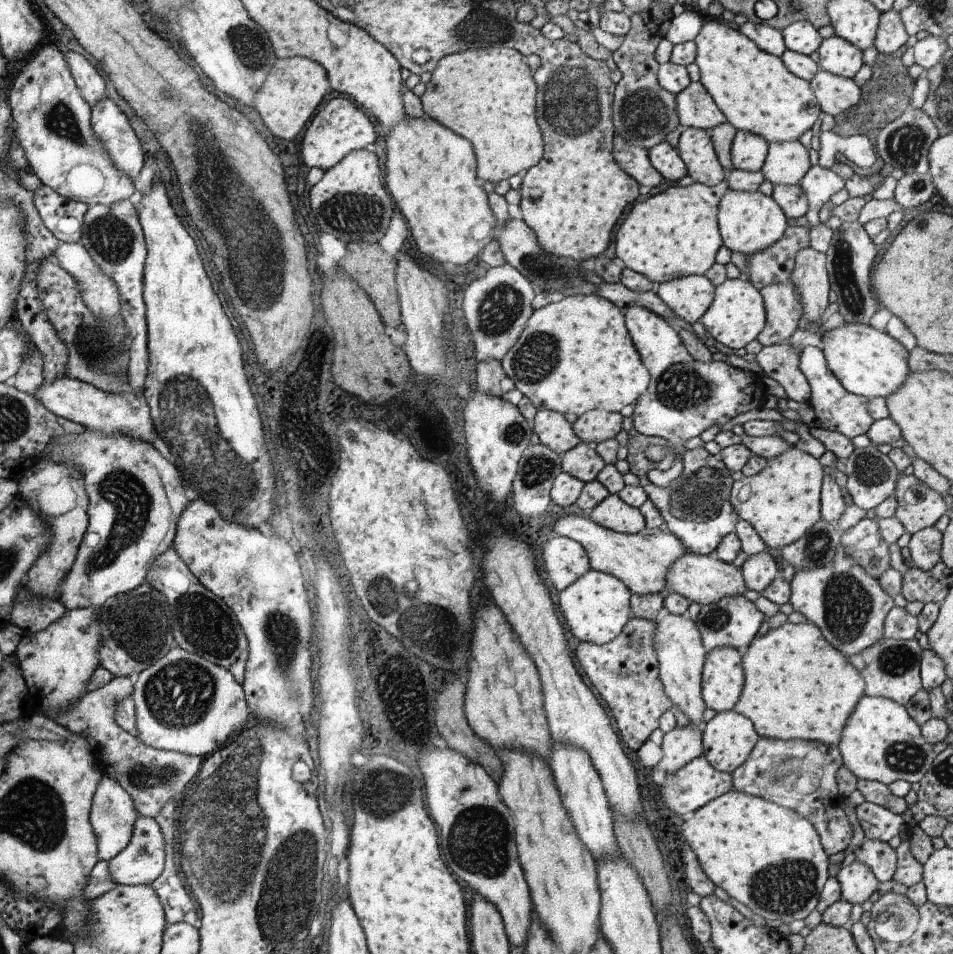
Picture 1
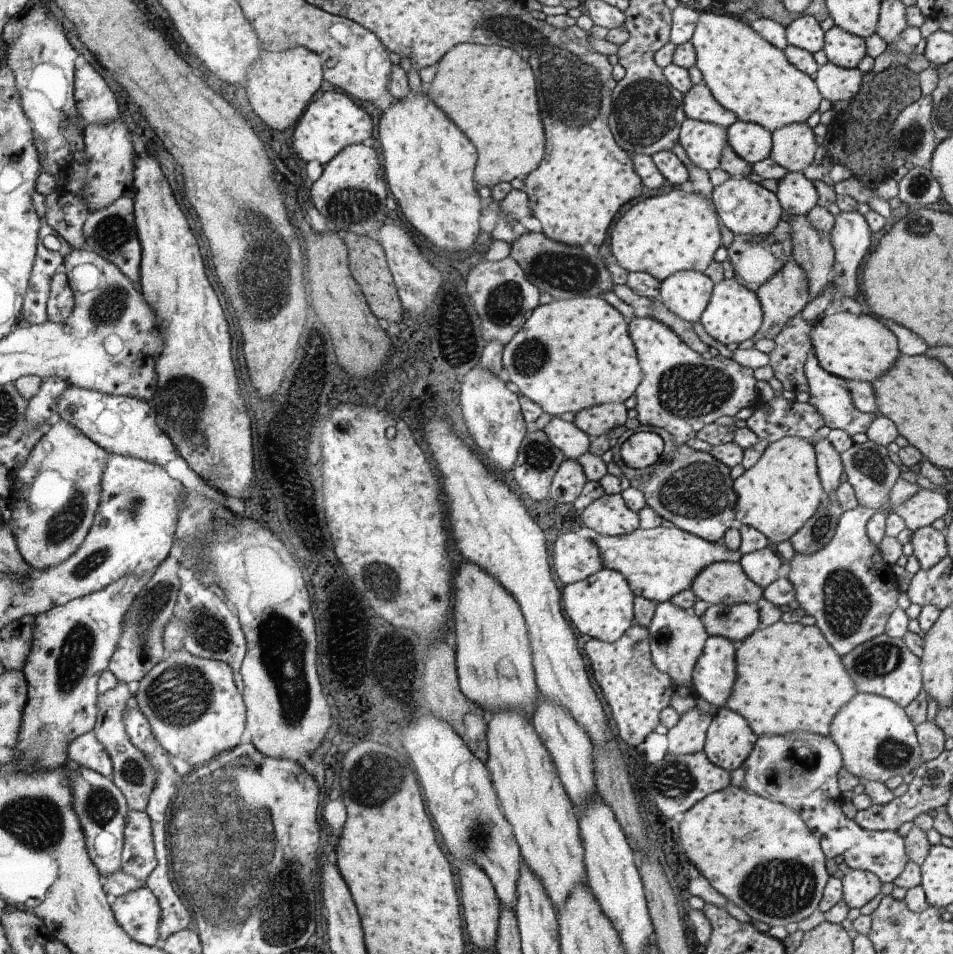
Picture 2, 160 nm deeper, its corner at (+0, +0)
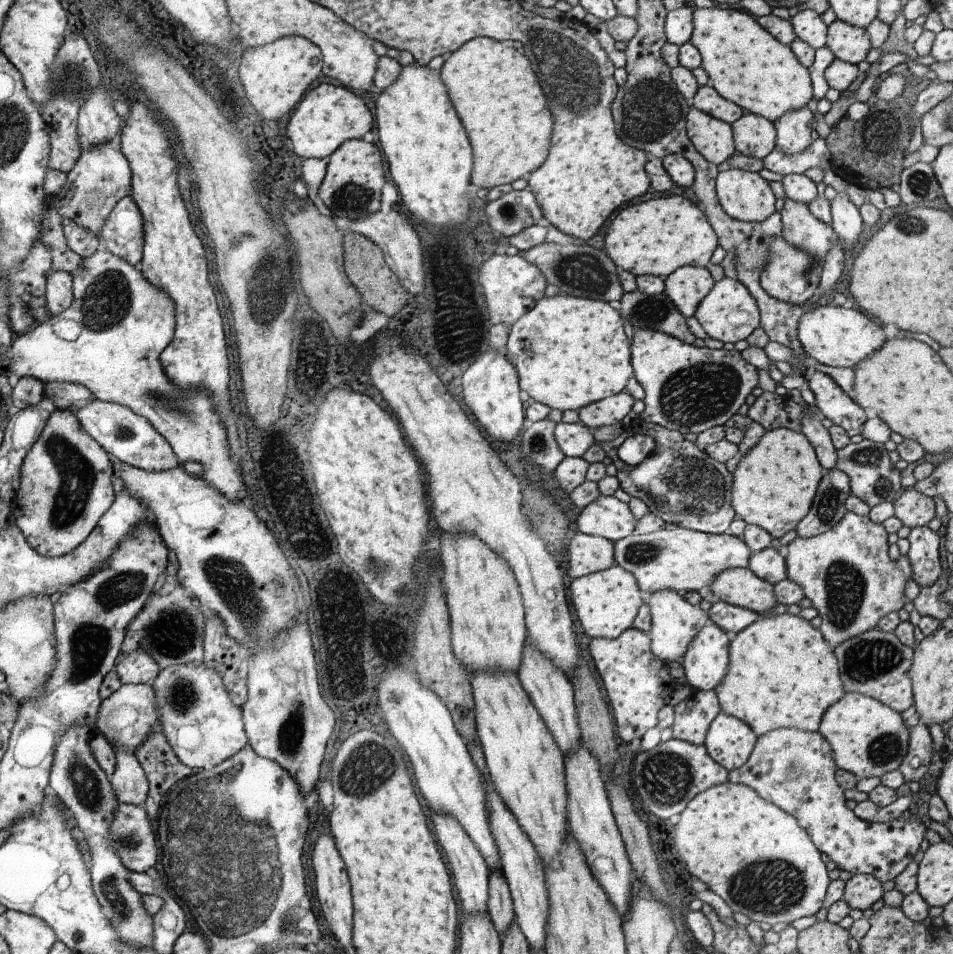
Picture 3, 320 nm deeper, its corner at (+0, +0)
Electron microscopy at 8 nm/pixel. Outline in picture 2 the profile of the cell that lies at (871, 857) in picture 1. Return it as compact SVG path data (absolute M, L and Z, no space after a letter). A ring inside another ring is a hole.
M799 730L783 735L762 735L757 737L748 758L731 772L731 784L794 809L821 842L822 850L828 859L844 856L845 862L851 868L873 872L882 883L893 882L909 861L905 849L905 838L898 831L863 829L859 824L856 824L855 819L848 819L842 813L843 800L838 780L838 773L842 768L840 749L829 736L810 734L810 732L800 732Z

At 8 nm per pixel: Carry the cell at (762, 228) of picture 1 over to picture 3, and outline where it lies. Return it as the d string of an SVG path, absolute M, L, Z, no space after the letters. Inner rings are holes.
M740 169L722 170L715 178L715 191L733 219L762 222L776 211L776 197L760 173Z

